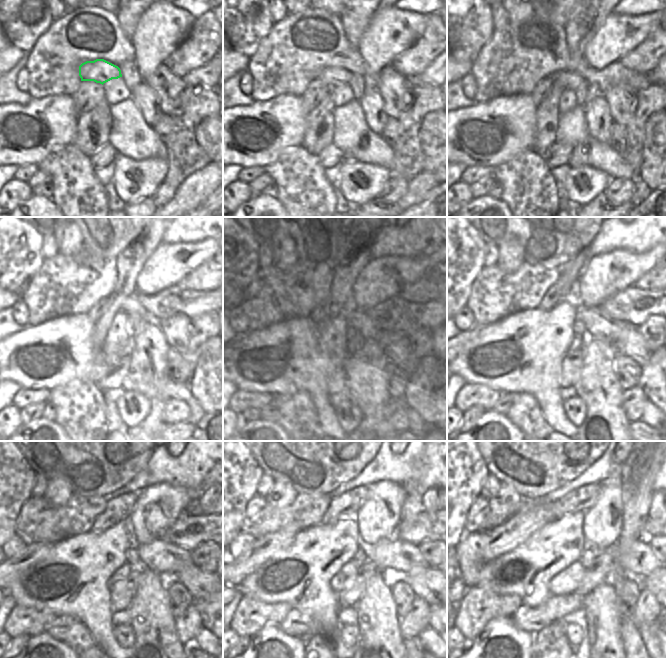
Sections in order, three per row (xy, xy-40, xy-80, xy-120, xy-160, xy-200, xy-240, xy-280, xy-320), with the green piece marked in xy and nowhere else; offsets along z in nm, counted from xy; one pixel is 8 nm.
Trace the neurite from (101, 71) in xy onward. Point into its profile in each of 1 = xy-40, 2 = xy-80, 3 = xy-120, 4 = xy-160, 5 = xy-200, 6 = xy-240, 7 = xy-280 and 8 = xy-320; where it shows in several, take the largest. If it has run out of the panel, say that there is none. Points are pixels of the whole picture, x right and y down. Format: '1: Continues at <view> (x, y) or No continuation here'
1: Continues at xy-40 (330, 75)
2: Continues at xy-80 (571, 80)
3: Continues at xy-120 (129, 305)
4: Continues at xy-160 (358, 309)
5: Continues at xy-200 (599, 326)
6: Continues at xy-240 (160, 555)
7: Continues at xy-280 (392, 553)
8: Continues at xy-320 (639, 559).

